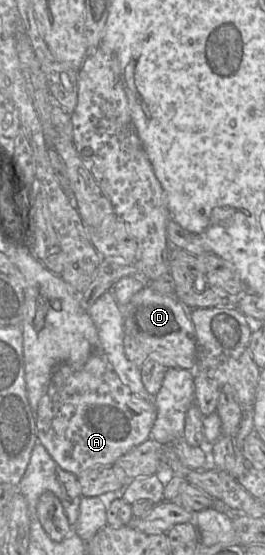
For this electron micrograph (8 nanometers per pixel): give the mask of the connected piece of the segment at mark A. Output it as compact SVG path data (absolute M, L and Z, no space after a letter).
M100 348L83 365L58 366L53 371L35 412L38 440L62 469L77 476L94 467L112 466L121 456L142 444L150 437L156 417L153 397L142 399L123 384Z

